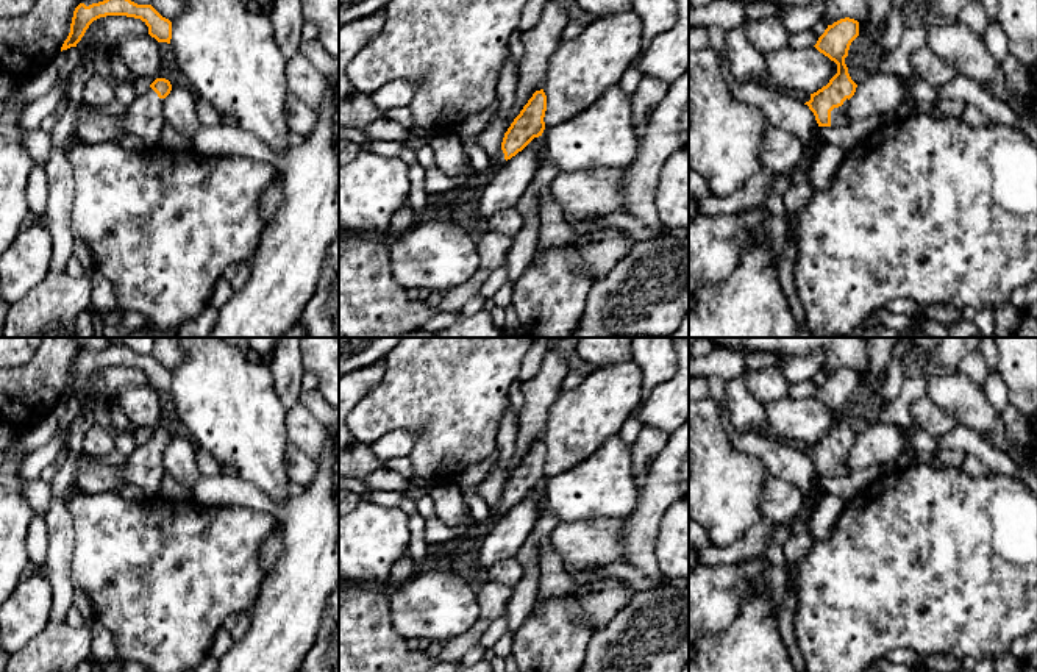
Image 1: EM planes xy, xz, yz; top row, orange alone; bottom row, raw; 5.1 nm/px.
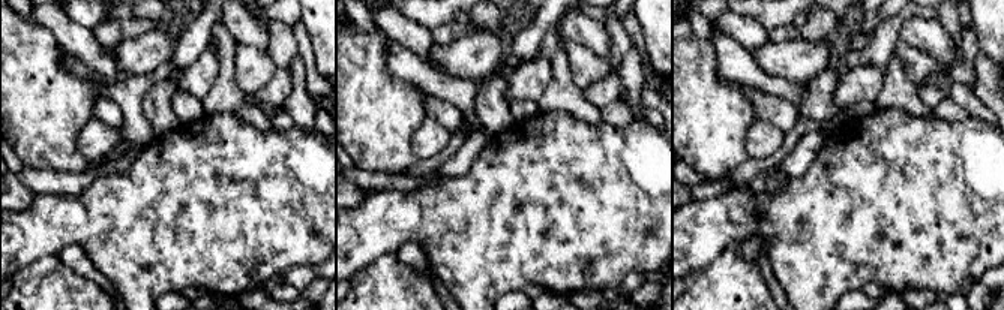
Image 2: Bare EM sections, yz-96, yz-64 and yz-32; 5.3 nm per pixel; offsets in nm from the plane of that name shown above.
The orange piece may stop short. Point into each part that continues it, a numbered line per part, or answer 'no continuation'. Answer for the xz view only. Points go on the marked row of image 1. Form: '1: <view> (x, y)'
1: xz (497, 158)

